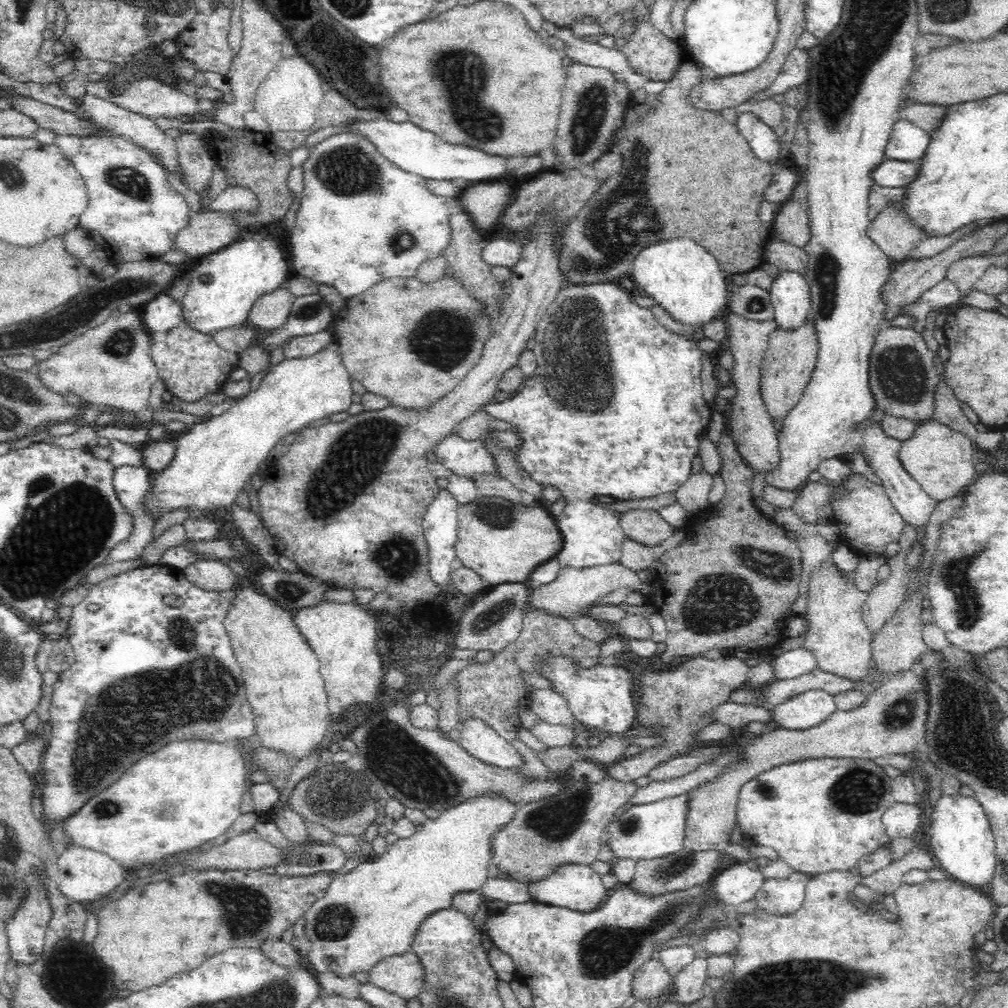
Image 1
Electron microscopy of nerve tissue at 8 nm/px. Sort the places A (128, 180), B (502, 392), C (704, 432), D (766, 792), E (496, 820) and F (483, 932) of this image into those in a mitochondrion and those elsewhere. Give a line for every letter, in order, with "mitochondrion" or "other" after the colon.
A: mitochondrion
B: other
C: other
D: mitochondrion
E: other
F: other

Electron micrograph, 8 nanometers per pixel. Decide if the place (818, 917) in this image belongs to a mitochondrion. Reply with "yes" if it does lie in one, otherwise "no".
no

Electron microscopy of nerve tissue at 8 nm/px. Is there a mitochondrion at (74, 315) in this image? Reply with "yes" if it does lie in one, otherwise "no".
yes

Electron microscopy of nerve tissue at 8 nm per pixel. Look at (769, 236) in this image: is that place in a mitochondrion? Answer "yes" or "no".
no

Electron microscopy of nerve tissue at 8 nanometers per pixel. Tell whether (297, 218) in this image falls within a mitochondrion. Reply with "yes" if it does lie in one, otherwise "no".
no

